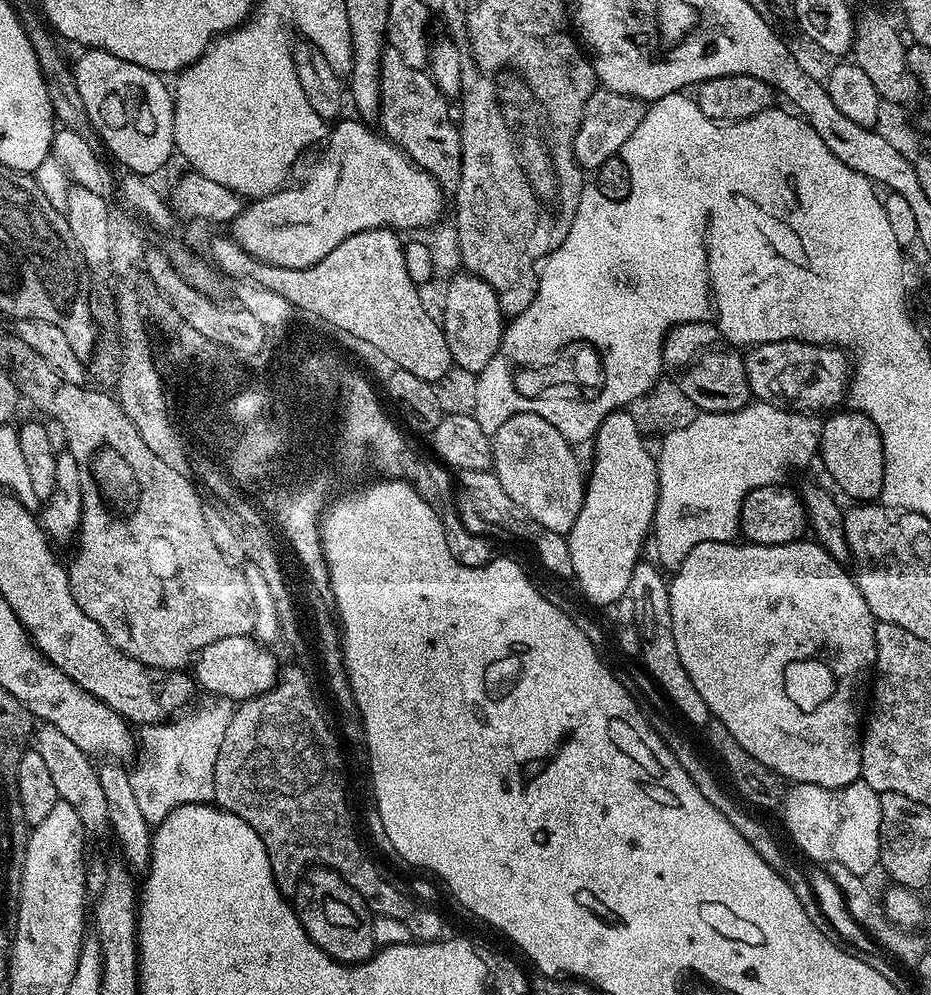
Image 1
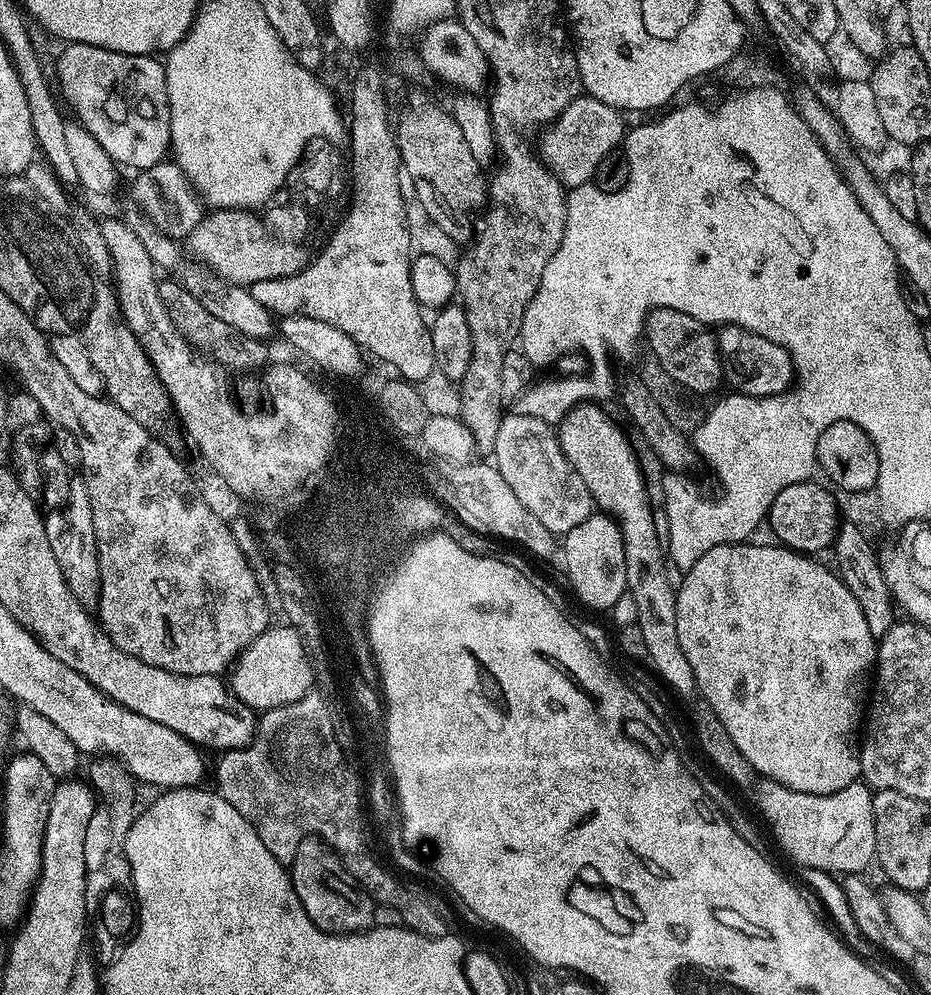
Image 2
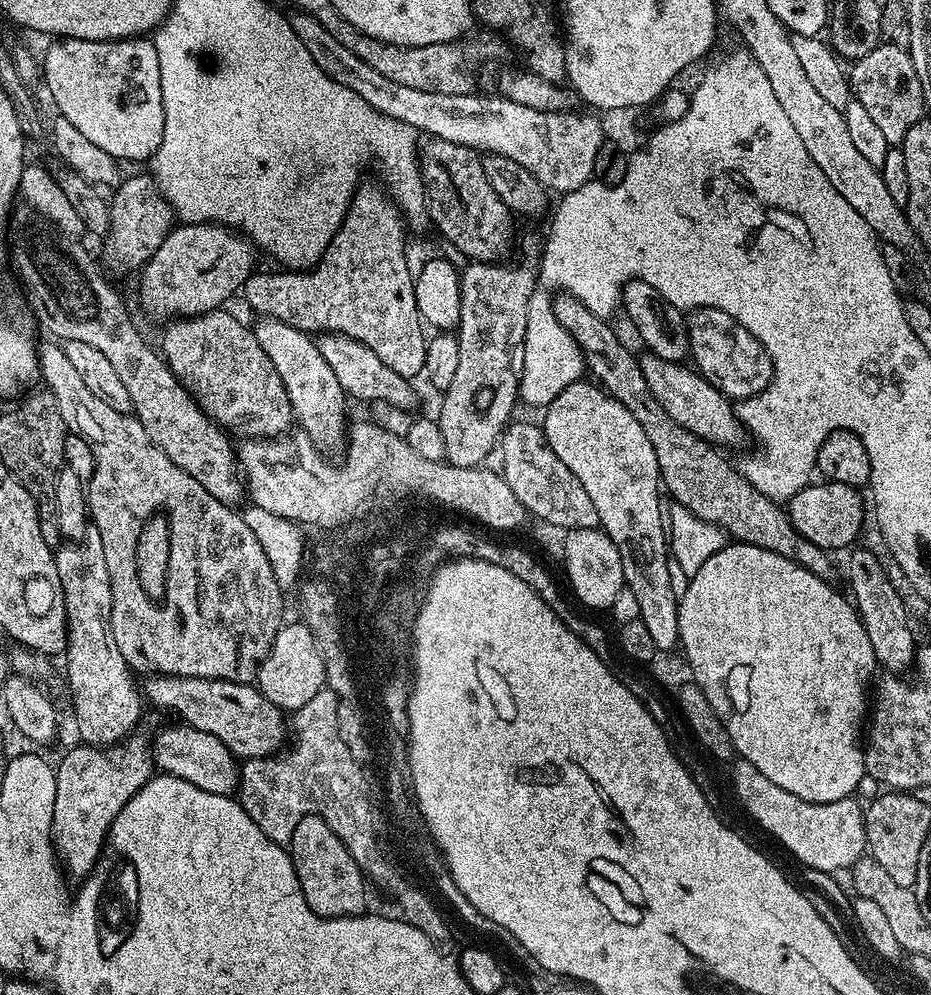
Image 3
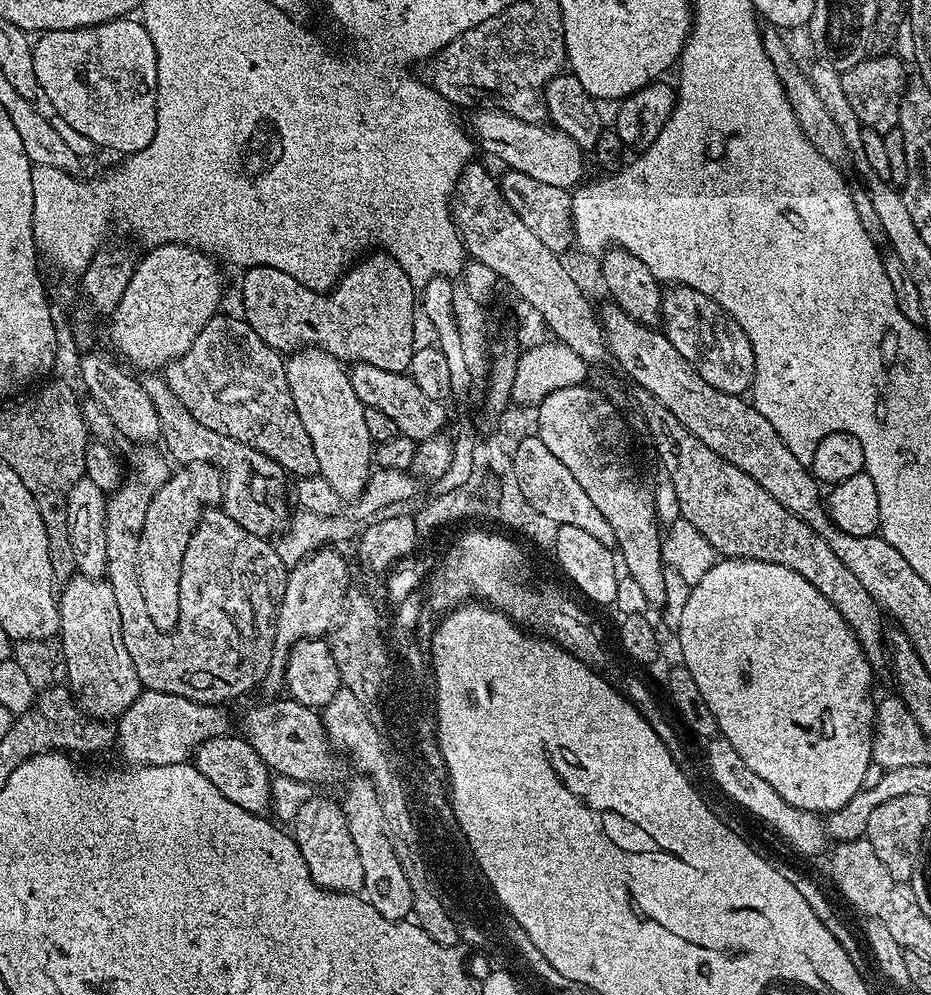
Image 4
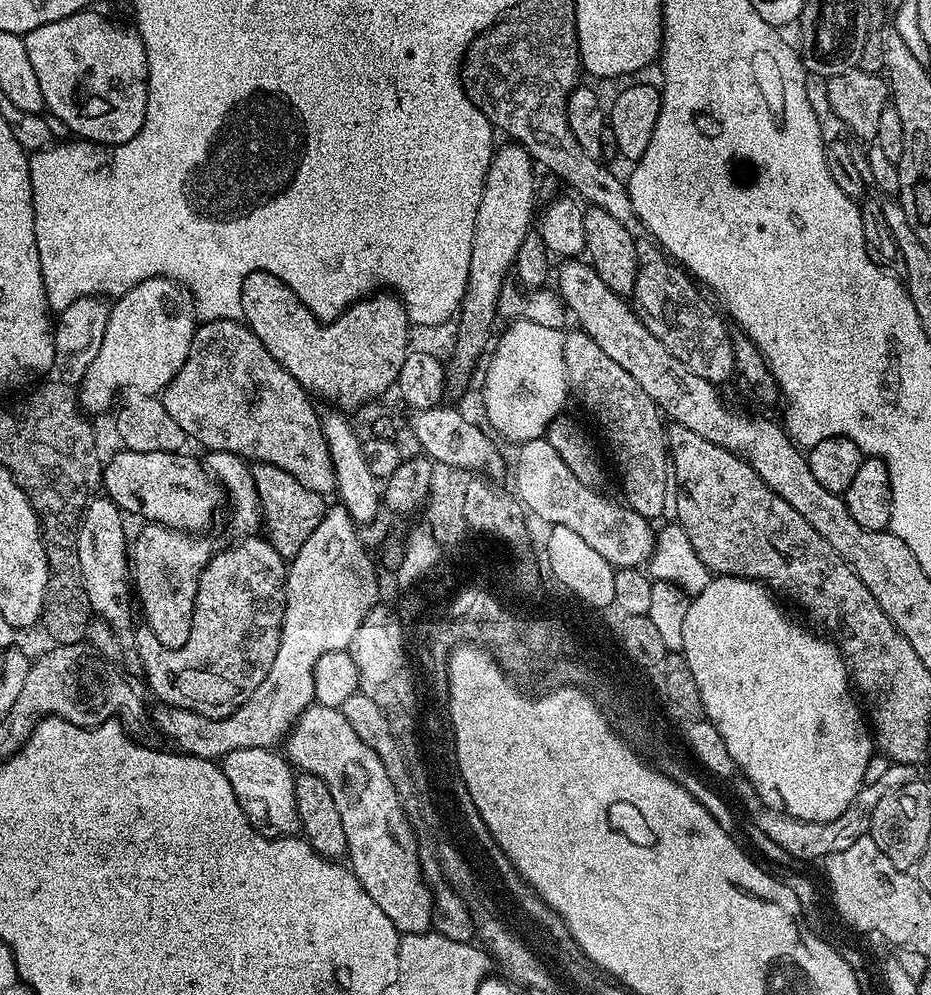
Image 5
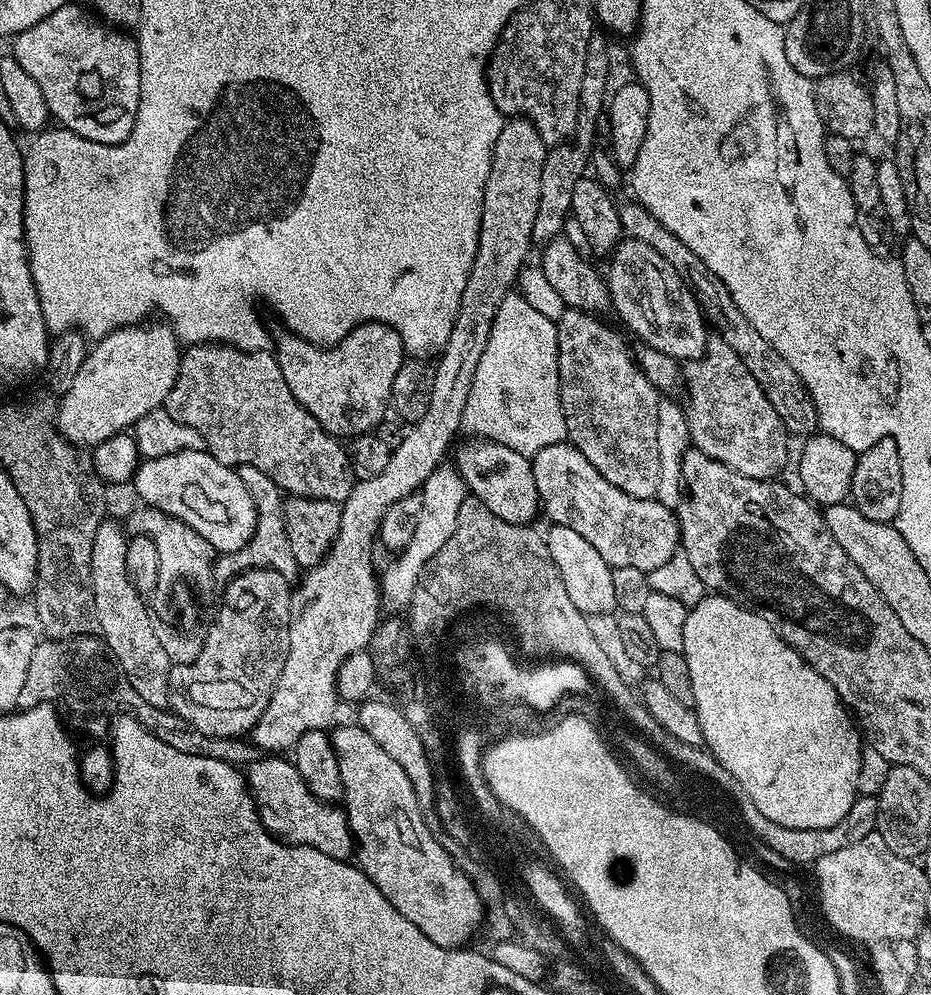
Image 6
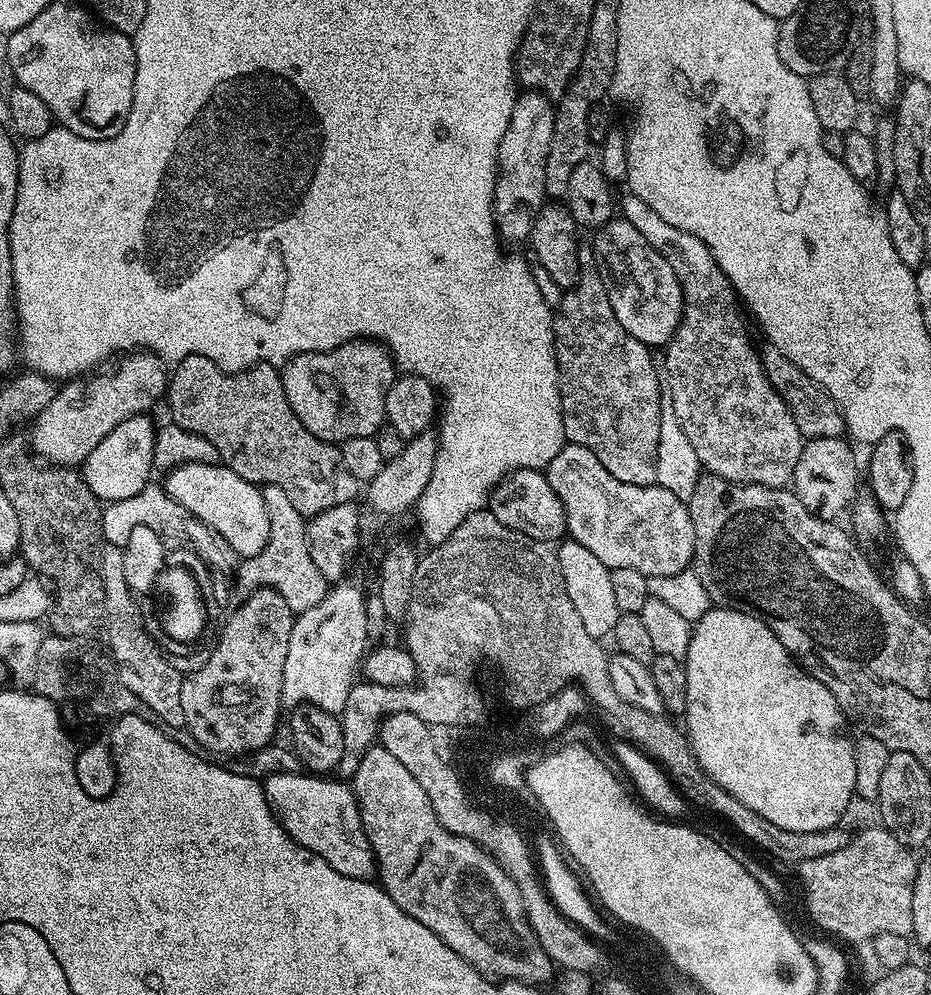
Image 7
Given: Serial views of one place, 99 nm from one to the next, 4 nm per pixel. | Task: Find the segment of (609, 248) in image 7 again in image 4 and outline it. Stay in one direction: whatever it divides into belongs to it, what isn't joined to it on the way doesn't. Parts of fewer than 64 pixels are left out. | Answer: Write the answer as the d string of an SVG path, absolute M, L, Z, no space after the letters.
M677 284L664 292L660 319L662 331L674 350L678 350L678 354L682 354L682 358L686 358L686 362L690 362L690 366L694 366L696 373L706 378L714 390L731 396L744 396L751 389L756 363L750 338L746 338L742 326L734 322L722 305L698 290Z

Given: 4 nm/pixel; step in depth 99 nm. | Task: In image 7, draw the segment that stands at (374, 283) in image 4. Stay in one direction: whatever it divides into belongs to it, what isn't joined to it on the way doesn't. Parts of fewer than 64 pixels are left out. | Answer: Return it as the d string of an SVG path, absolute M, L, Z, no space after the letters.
M370 339L351 340L329 352L303 352L282 368L286 398L298 414L298 422L314 438L343 442L350 438L375 436L386 421L386 394L398 369L392 353Z

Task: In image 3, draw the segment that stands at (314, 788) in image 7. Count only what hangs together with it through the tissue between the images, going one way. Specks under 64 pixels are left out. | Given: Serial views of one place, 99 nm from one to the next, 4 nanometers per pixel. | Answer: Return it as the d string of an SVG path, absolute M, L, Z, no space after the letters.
M176 722L173 728L164 728L157 734L156 744L154 743L154 764L161 773L182 778L198 786L198 790L206 790L210 794L232 796L240 784L240 768L232 751L222 742L218 742L214 734L190 728L183 722Z

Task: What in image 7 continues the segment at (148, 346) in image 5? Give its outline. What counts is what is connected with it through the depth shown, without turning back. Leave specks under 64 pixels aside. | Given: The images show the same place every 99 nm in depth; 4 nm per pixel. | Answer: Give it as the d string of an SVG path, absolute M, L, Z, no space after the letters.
M133 350L121 355L115 364L113 372L101 371L65 383L57 391L54 402L31 421L30 448L41 461L66 468L83 465L90 450L94 450L114 426L122 426L126 418L151 413L156 399L165 395L166 364L159 356L147 350Z

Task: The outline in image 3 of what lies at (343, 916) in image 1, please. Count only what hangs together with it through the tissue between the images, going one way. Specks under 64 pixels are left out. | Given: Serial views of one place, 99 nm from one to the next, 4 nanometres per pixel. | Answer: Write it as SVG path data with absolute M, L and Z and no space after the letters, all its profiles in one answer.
M304 816L298 826L294 826L294 834L290 841L292 865L298 874L298 882L302 886L302 894L310 906L322 917L359 916L364 908L364 883L366 877L357 866L356 860L334 834L334 830L320 816Z

